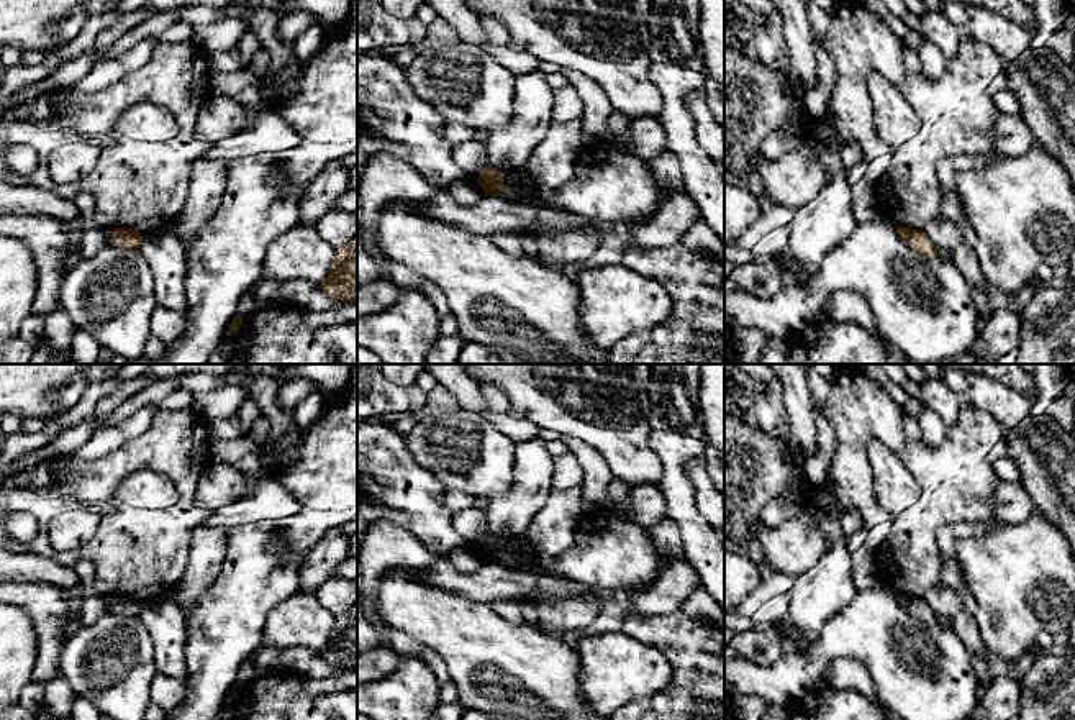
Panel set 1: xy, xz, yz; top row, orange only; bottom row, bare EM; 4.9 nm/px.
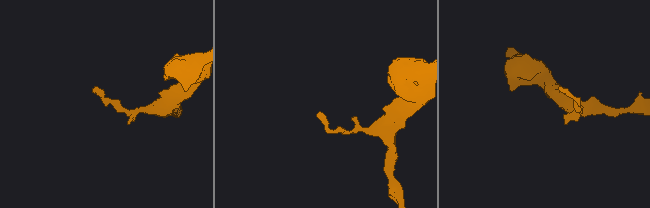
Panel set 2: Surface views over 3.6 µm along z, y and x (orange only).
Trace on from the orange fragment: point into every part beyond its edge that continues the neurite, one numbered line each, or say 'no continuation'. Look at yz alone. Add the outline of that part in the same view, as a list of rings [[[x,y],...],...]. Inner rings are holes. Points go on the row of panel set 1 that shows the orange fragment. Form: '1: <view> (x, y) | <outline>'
no continuation

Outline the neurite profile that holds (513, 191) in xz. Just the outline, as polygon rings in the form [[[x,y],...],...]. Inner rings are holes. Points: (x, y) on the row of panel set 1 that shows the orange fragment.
[[[518,172],[503,174],[503,192],[500,198],[516,205],[544,205],[560,210],[552,203],[551,192],[541,189],[538,192],[528,190]]]

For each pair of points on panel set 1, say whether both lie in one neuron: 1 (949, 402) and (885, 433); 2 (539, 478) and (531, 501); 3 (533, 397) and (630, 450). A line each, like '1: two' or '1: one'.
1: two
2: one
3: one

